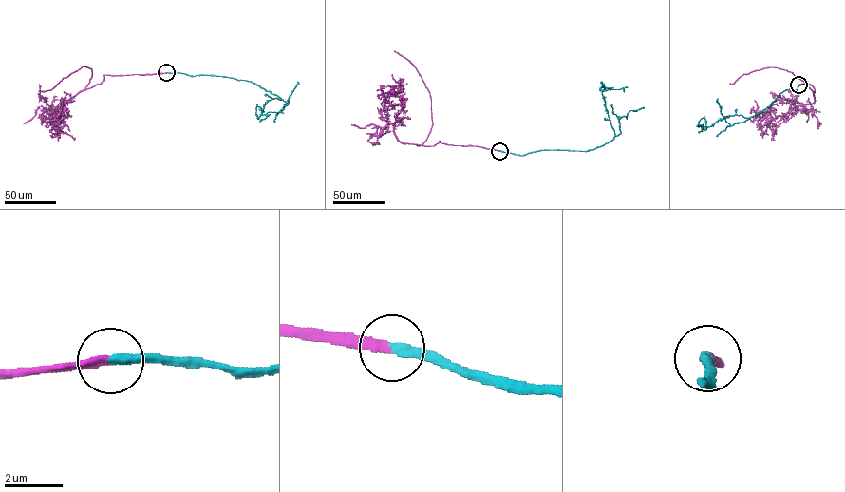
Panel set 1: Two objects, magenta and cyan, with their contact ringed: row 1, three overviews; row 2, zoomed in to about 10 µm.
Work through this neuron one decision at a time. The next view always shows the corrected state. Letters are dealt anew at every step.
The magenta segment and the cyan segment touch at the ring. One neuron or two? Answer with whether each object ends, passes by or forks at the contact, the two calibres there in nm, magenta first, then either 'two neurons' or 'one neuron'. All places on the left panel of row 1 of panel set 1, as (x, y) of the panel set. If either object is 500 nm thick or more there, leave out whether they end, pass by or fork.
magenta ends there; cyan ends there; 300 nm thick on the magenta side, 320 nm on the other; one neuron

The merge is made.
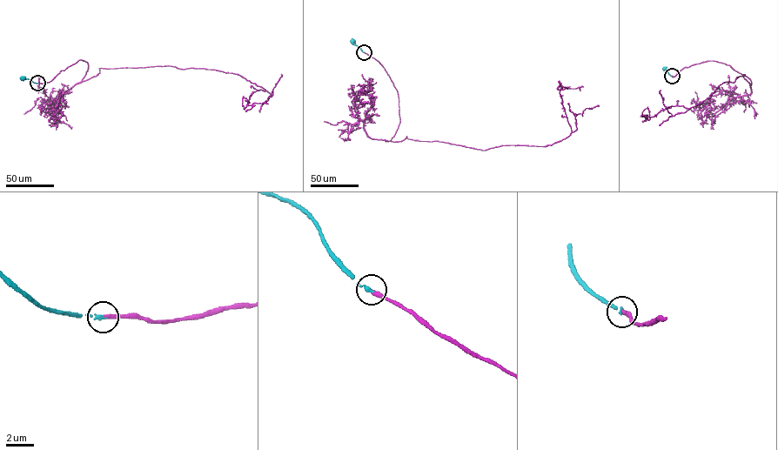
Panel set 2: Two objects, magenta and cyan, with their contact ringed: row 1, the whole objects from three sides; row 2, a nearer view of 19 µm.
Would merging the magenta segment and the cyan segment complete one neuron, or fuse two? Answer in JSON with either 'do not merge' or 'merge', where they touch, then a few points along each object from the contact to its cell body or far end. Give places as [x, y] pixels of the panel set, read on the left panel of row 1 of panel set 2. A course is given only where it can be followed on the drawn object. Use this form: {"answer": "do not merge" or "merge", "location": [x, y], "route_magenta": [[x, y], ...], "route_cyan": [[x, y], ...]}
{"answer": "merge", "location": [37, 83], "route_magenta": [[37, 83], [81, 59], [82, 81], [99, 68], [217, 70], [265, 90], [244, 106]], "route_cyan": [[37, 83], [23, 78]]}

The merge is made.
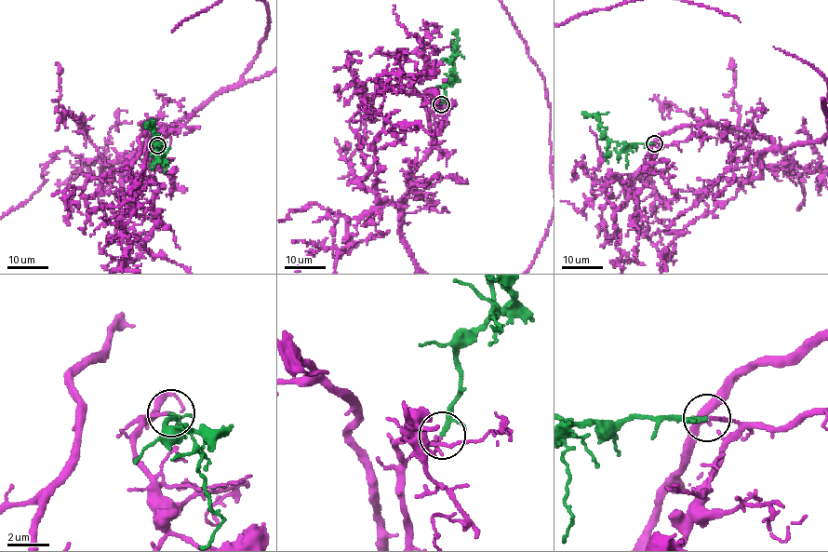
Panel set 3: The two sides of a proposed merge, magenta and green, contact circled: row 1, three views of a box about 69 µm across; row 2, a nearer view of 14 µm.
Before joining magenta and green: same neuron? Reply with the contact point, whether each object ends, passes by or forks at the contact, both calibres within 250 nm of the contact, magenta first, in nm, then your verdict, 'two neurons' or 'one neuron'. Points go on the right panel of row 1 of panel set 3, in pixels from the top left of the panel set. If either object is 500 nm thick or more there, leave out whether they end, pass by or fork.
at (654, 143); magenta ends there; green passes by; 180 nm thick on the magenta side, 170 nm on the other; one neuron

